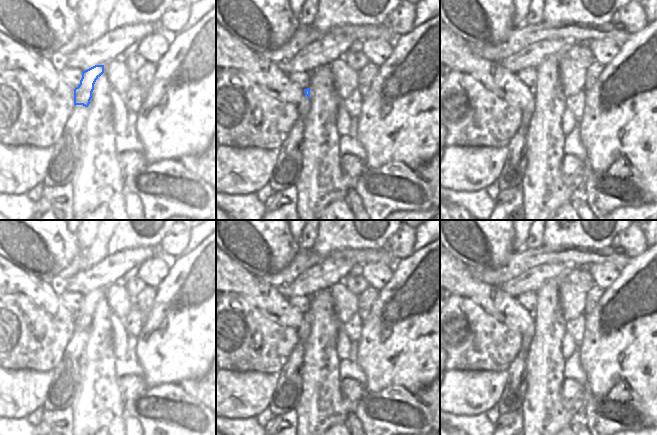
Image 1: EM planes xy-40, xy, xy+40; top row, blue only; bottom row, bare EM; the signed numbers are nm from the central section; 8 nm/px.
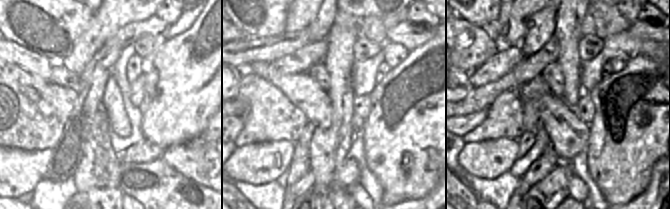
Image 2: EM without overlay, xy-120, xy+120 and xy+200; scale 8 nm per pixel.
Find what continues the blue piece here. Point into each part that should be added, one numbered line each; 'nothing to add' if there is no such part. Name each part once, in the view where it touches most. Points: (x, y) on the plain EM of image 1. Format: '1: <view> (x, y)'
1: xy (304, 331)

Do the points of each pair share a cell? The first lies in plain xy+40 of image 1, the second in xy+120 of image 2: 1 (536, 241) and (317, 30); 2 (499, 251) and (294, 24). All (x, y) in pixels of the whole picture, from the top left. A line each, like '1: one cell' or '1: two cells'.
1: one cell
2: two cells

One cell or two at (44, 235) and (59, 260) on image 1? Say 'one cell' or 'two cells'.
one cell

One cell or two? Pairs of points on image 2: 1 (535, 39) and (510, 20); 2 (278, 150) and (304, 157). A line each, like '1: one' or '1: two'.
1: two
2: two

